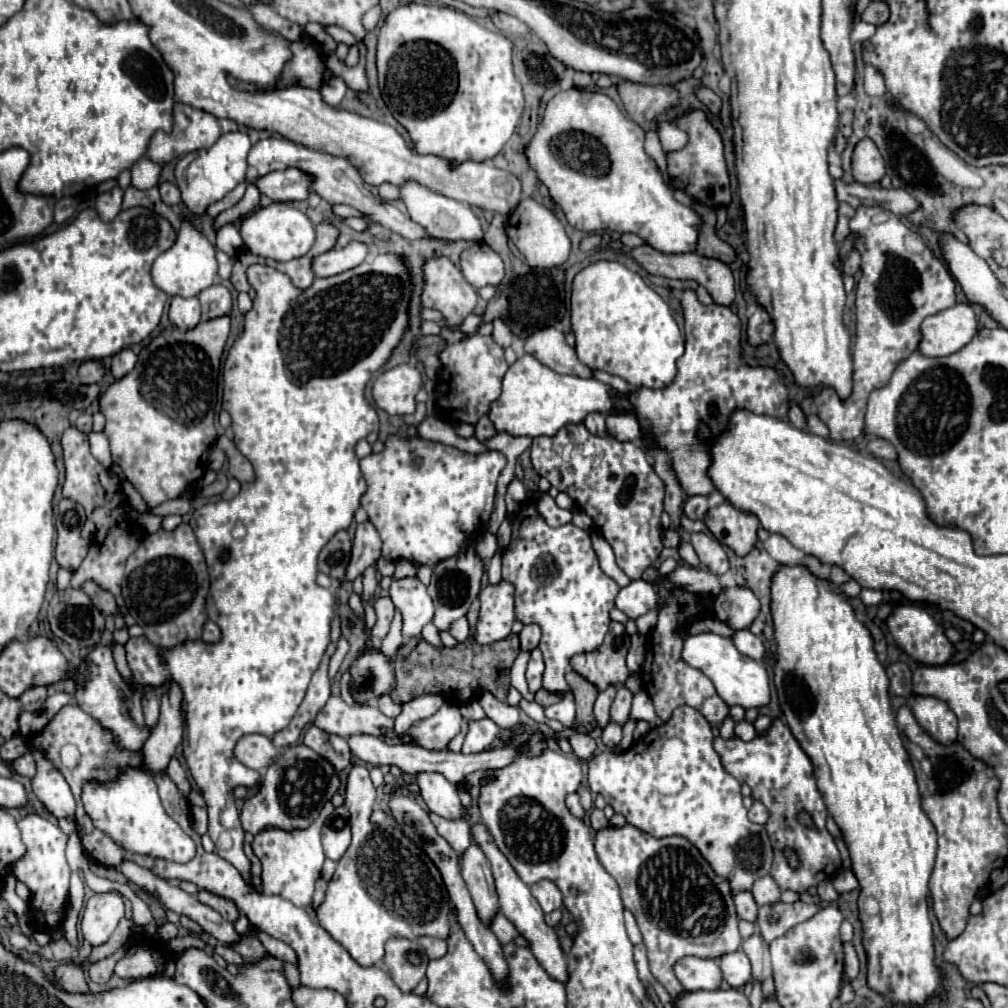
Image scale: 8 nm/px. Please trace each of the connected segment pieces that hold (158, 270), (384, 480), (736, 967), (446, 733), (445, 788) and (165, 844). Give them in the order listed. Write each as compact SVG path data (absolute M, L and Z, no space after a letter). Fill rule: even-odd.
M183 218L175 244L153 262L151 276L153 276L155 286L167 292L169 296L197 296L201 290L217 282L215 250L217 248L193 226L193 222Z
M389 436L383 452L361 460L361 472L367 482L361 506L381 534L383 556L391 562L405 558L433 568L439 560L457 554L489 522L497 480L505 464L505 456L495 450L471 456L453 446L417 436L407 440ZM415 458L421 458L417 468L413 466Z
M731 952L719 958L719 966L723 970L725 980L733 986L733 988L741 988L747 982L751 982L751 962L747 958L745 952Z
M443 704L433 716L413 724L401 738L387 738L387 736L379 736L379 738L389 746L411 742L427 750L445 750L451 738L459 734L461 720L463 716L457 706Z
M421 772L417 774L417 784L421 788L421 798L427 808L447 820L465 818L467 808L461 804L457 786L447 782L441 774Z
M129 768L117 778L117 782L107 786L101 786L97 782L87 784L83 790L83 804L95 826L129 852L181 864L189 862L195 856L195 844L191 844L191 838L185 832L179 832L175 820L165 814L155 782L149 773L139 772L139 768Z

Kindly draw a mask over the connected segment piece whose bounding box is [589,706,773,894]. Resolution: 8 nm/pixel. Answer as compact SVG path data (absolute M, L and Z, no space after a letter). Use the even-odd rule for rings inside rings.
M691 706L677 708L665 726L659 726L645 734L645 738L629 750L621 754L605 752L593 756L589 760L589 788L595 794L601 794L617 814L623 814L627 822L637 826L639 830L655 838L673 834L687 838L699 848L715 874L727 878L733 894L751 890L753 882L767 876L771 870L773 848L769 836L763 826L747 818L747 810L741 802L741 784L723 768L719 754L713 750L713 732L709 722Z

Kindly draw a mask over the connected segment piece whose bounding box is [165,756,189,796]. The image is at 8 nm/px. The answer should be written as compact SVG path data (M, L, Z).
M173 756L171 758L171 762L167 764L167 768L165 768L165 774L177 784L177 788L181 790L181 794L183 796L189 796L189 780L187 780L187 774L185 774L185 770L183 770L183 766L179 764L179 760Z

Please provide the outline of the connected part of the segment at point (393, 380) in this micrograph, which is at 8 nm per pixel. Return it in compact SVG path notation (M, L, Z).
M399 364L385 370L373 384L375 404L391 416L415 412L415 394L421 390L421 372L415 366Z

